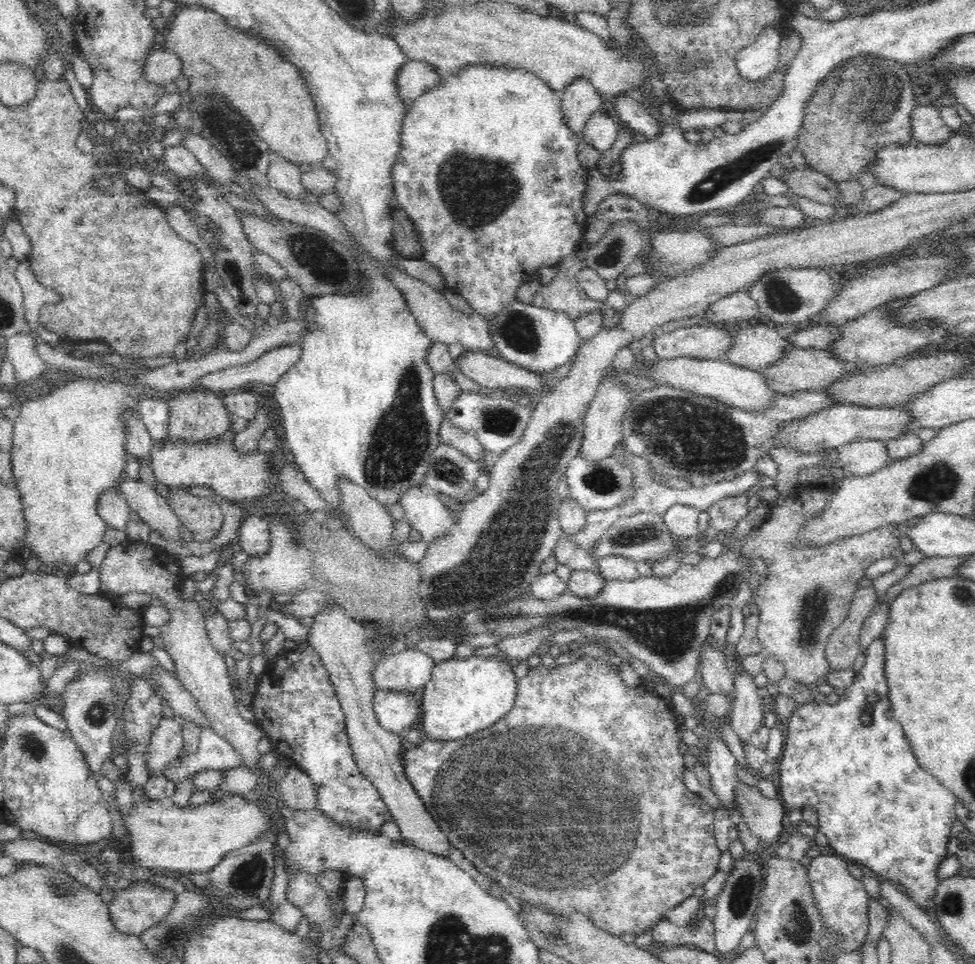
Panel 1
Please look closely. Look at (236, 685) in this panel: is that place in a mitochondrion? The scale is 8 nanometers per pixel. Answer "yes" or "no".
no

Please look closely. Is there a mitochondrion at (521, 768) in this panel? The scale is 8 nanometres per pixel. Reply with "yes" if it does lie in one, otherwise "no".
yes

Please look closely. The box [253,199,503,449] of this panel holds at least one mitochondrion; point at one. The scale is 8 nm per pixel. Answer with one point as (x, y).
(324, 263)

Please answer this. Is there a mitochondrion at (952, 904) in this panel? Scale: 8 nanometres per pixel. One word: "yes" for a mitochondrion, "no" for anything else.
yes

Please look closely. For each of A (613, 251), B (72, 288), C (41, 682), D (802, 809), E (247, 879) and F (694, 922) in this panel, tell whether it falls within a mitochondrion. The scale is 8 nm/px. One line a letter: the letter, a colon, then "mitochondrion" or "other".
A: mitochondrion
B: other
C: other
D: other
E: mitochondrion
F: other

